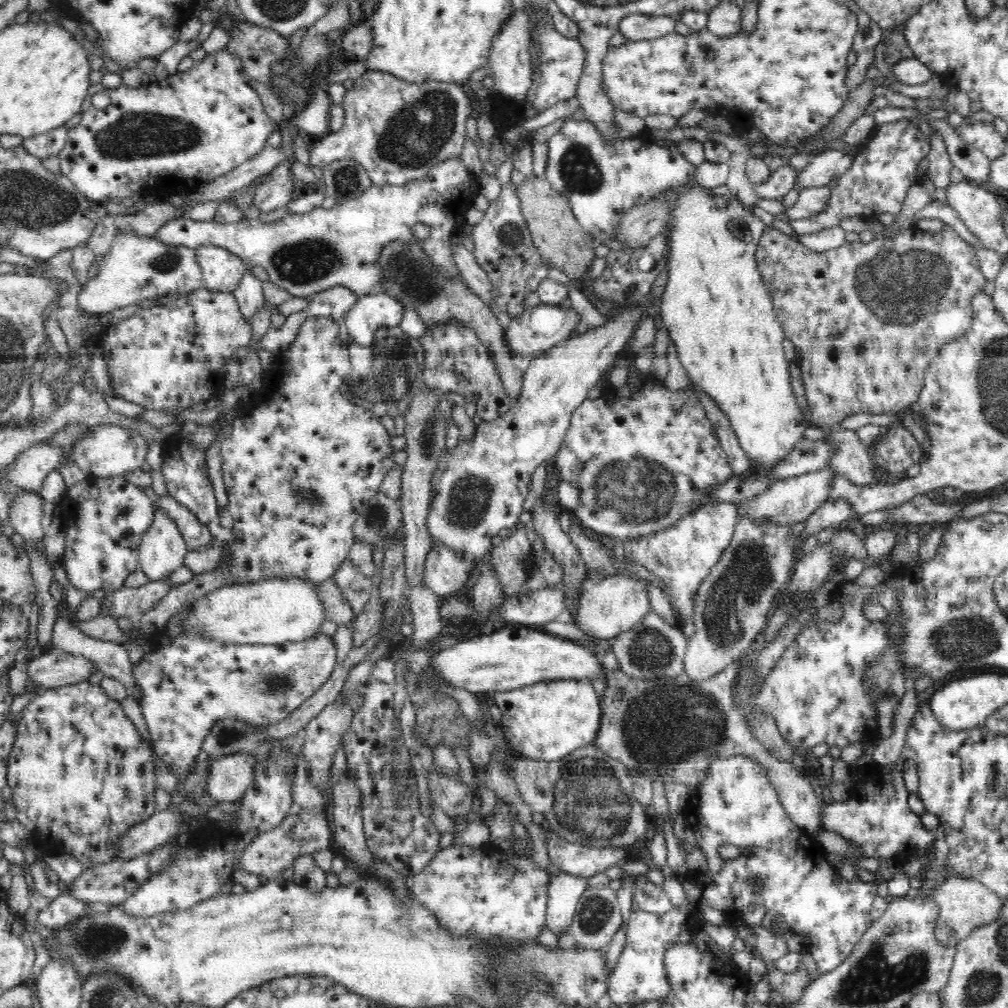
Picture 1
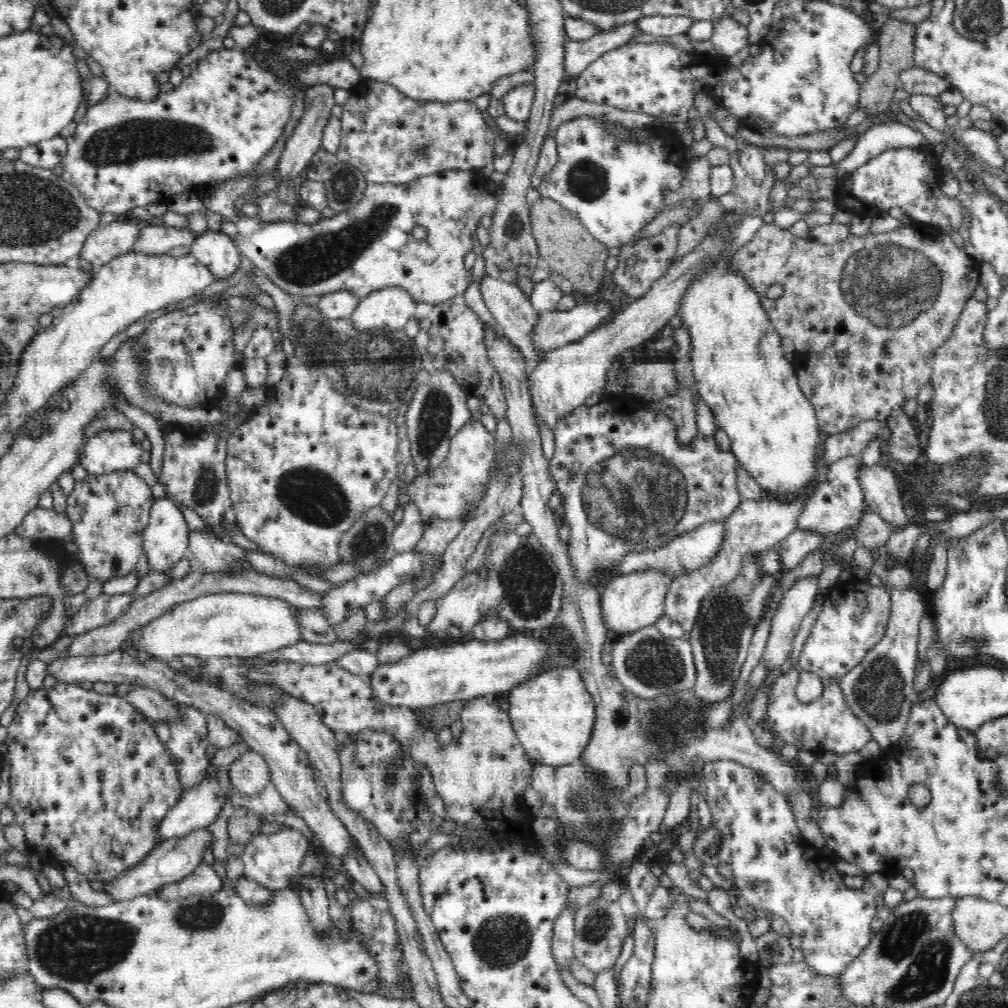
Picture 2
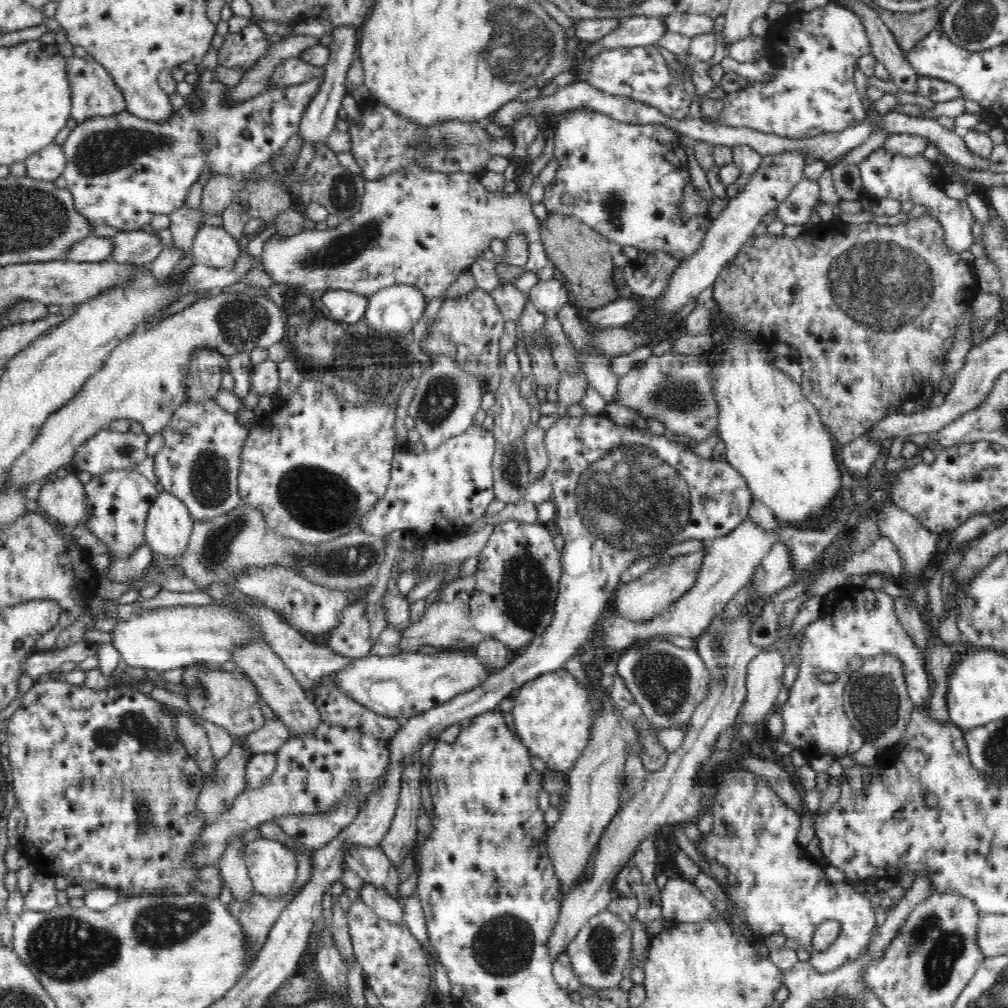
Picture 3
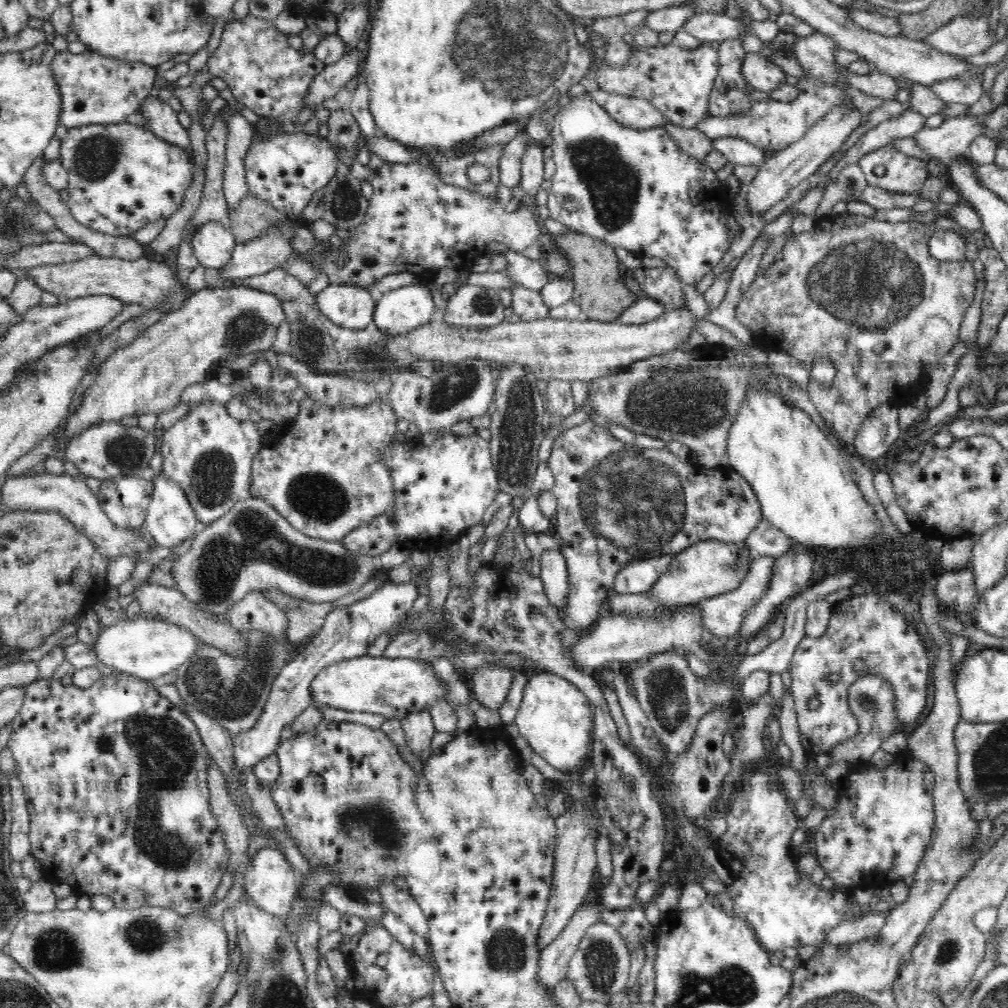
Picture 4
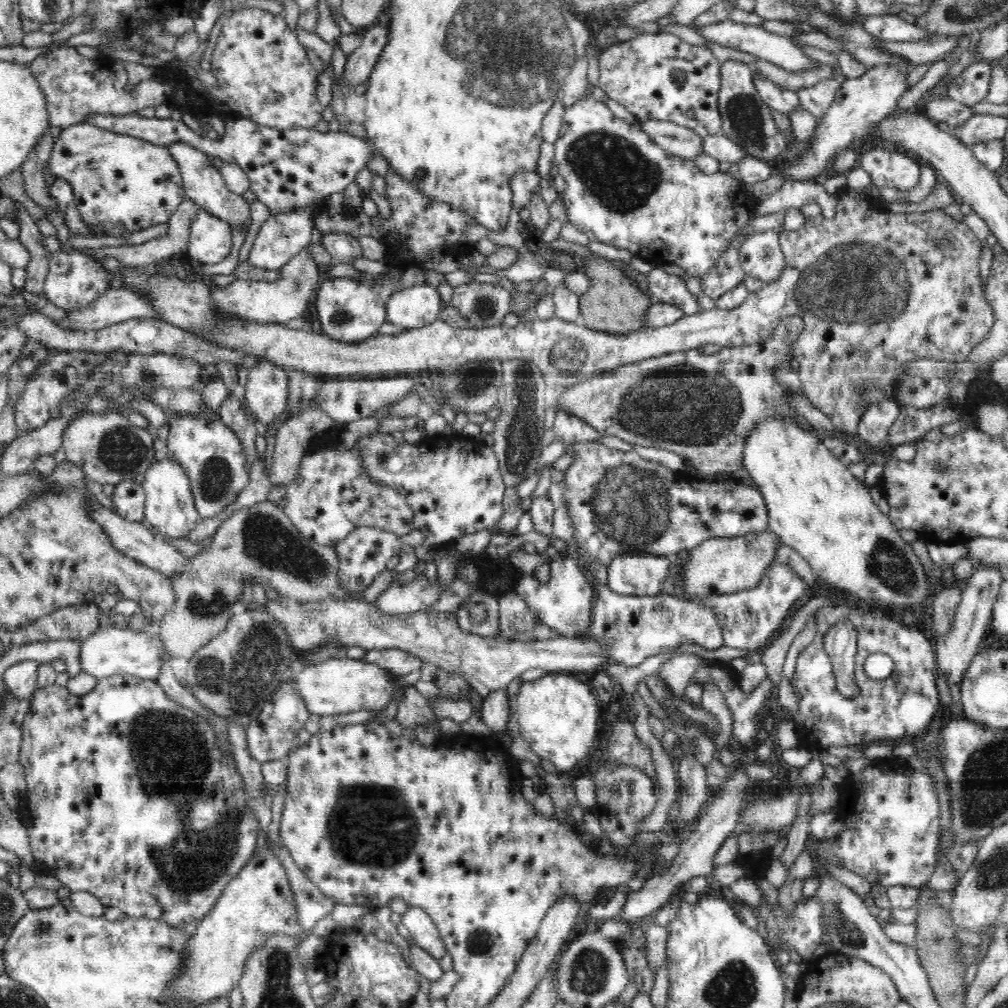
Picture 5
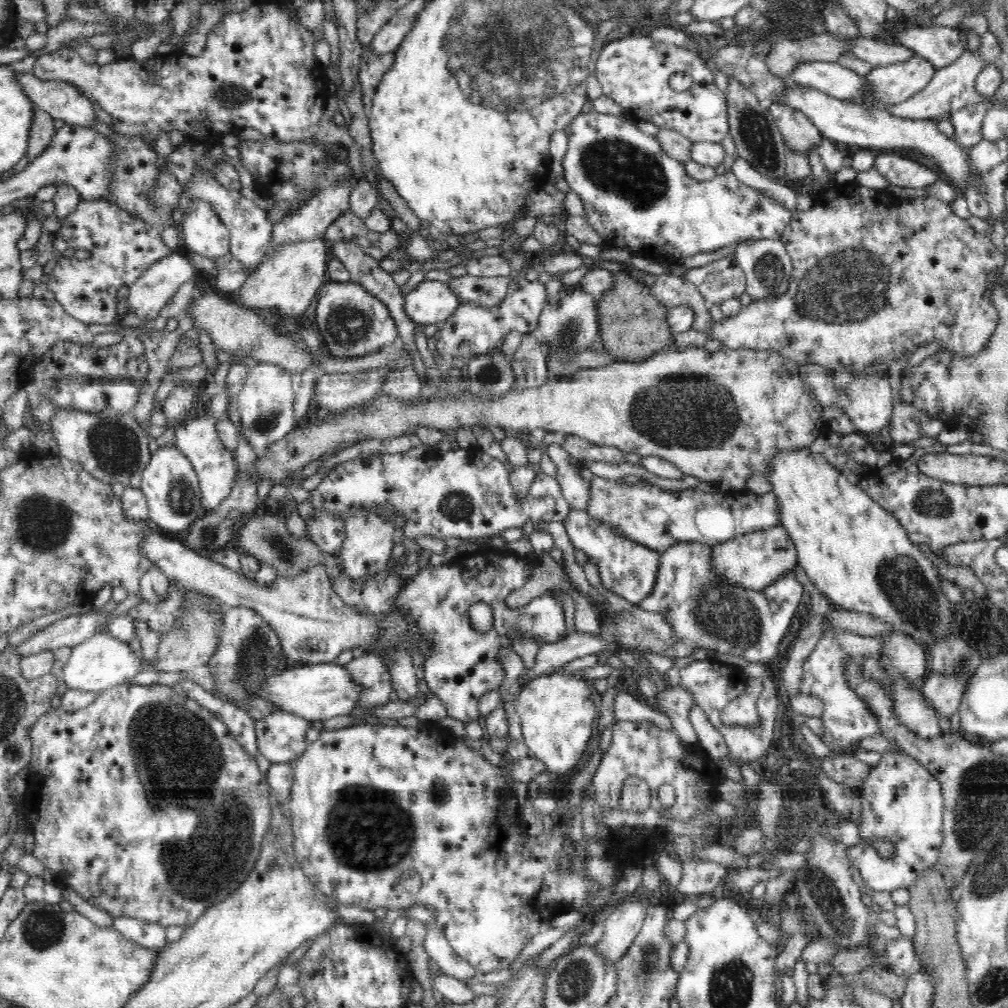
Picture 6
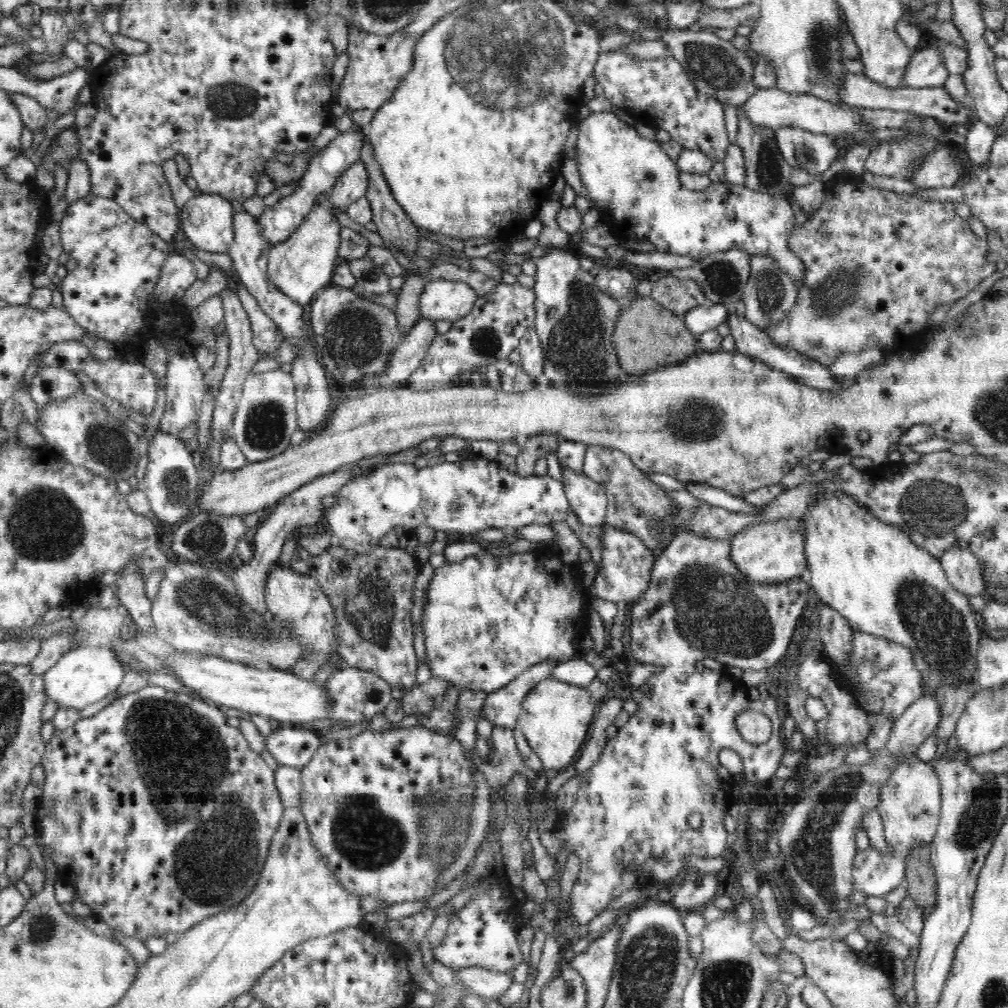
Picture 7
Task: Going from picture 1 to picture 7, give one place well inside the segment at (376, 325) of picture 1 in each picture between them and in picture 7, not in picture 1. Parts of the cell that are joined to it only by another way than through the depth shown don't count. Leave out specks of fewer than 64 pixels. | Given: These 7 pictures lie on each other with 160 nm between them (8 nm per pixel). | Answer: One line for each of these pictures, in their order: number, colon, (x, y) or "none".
2: (392, 307)
3: (396, 309)
4: (398, 311)
5: (412, 308)
6: (430, 302)
7: (441, 299)

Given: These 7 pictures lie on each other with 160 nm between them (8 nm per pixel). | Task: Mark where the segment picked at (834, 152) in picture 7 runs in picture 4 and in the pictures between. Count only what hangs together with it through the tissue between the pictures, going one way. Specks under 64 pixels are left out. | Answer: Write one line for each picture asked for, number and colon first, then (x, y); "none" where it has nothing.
4: (759, 72)
5: (779, 99)
6: (800, 134)

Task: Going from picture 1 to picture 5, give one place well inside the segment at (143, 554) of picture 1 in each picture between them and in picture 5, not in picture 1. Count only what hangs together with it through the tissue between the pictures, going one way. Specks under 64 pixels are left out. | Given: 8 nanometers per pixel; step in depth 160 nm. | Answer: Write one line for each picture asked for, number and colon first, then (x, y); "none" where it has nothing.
2: (165, 540)
3: (169, 524)
4: (170, 520)
5: (170, 510)

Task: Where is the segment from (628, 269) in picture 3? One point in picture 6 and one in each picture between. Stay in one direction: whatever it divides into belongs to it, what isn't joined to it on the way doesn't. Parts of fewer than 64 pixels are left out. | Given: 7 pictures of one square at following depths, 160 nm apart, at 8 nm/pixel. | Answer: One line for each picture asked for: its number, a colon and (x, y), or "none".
4: (662, 284)
5: (664, 287)
6: (671, 290)

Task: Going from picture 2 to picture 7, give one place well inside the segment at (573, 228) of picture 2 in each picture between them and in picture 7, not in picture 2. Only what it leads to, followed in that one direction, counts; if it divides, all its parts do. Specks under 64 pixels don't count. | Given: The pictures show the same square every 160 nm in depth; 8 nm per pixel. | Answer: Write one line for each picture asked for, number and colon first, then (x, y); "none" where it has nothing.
3: (582, 254)
4: (598, 291)
5: (613, 303)
6: (632, 321)
7: (646, 336)

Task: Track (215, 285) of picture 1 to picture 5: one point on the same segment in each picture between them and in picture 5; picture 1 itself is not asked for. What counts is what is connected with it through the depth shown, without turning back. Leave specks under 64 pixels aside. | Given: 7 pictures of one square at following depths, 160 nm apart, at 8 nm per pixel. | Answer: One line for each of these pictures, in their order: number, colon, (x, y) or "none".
2: (216, 250)
3: (212, 246)
4: (212, 244)
5: (210, 242)

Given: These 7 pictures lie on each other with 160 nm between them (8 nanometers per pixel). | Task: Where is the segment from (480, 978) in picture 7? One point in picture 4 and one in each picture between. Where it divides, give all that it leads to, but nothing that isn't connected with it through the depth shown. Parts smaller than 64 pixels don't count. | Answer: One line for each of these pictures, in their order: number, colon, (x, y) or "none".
4: (400, 902)
5: (419, 924)
6: (437, 947)

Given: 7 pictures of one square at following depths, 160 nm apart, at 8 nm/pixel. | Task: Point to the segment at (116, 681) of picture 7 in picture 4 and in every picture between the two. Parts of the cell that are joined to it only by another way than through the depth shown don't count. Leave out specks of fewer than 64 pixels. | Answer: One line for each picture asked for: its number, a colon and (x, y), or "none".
4: (148, 648)
5: (112, 650)
6: (100, 662)

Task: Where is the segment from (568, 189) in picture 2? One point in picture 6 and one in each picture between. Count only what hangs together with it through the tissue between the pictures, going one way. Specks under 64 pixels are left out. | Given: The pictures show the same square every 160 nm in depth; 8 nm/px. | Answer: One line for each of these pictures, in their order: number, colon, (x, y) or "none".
3: (624, 180)
4: (635, 188)
5: (623, 189)
6: (637, 197)

